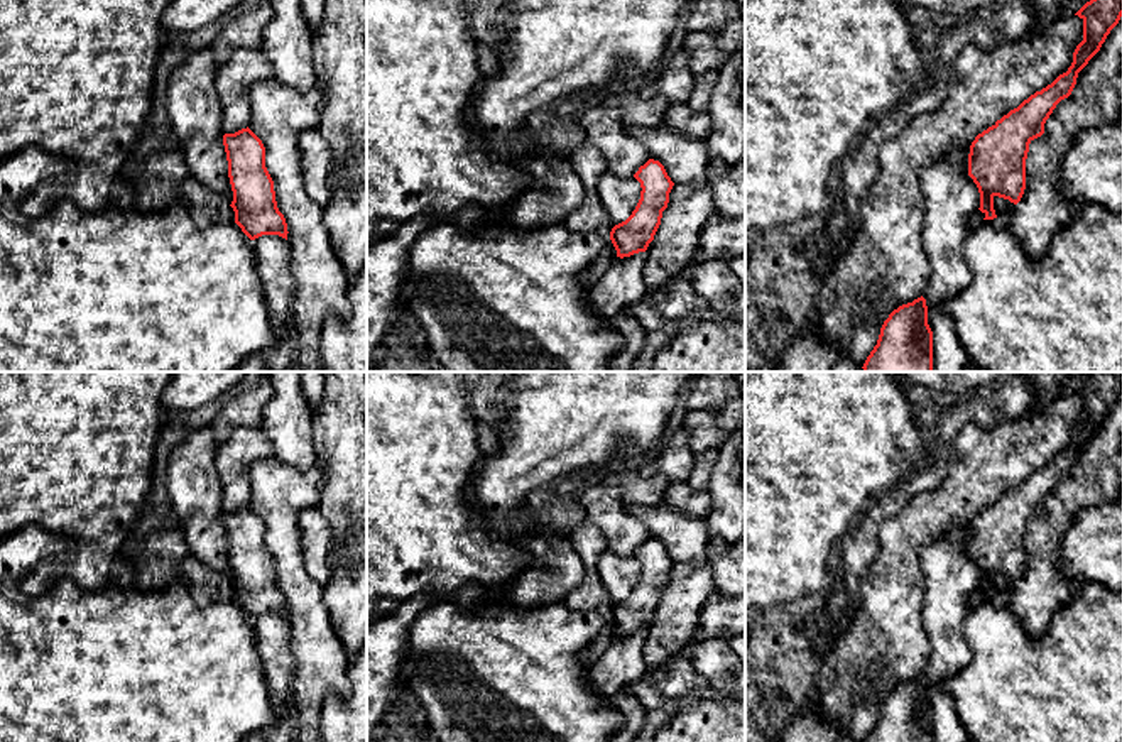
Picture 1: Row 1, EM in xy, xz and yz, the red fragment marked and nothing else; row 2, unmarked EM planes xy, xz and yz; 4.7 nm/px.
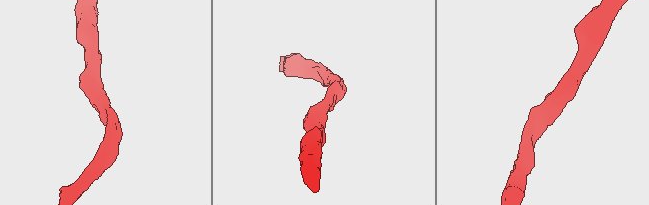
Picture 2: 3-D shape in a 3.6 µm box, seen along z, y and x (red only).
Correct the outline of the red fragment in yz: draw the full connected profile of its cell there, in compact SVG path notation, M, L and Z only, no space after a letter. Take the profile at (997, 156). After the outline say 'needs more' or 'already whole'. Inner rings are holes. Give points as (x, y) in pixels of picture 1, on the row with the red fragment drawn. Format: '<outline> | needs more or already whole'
M1090 0L1075 15L1083 20L1083 41L1076 46L1068 71L978 134L970 145L968 176L978 188L983 220L997 218L995 196L1014 205L1021 201L1029 144L1044 134L1044 123L1056 105L1071 95L1078 73L1119 24L1122 0Z | already whole

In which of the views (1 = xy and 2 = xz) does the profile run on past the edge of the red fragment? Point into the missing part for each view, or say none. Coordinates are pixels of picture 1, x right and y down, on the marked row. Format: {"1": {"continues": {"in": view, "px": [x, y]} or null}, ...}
{"1": {"continues": null}, "2": {"continues": null}}

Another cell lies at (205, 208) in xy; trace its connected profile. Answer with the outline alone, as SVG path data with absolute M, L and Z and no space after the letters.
M193 176L182 183L179 193L199 228L235 220L233 208L216 199L213 193Z

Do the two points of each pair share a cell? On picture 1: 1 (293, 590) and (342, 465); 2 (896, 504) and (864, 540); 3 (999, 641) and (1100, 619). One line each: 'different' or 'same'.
1: different
2: same
3: same

